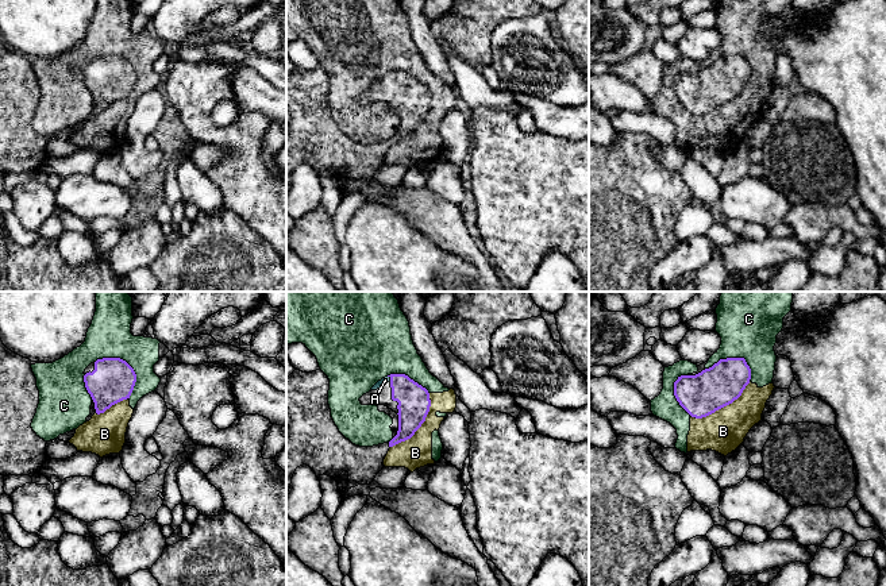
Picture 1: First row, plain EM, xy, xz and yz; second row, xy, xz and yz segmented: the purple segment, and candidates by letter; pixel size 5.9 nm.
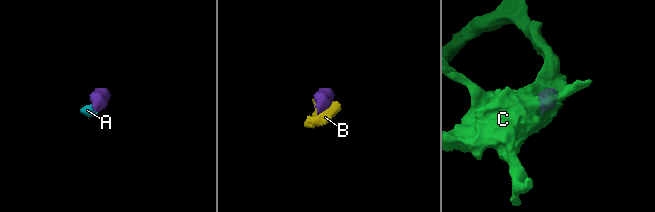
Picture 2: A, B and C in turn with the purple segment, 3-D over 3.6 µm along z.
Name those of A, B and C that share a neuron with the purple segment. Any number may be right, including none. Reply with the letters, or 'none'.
A

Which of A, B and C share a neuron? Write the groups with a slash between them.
A / B C

